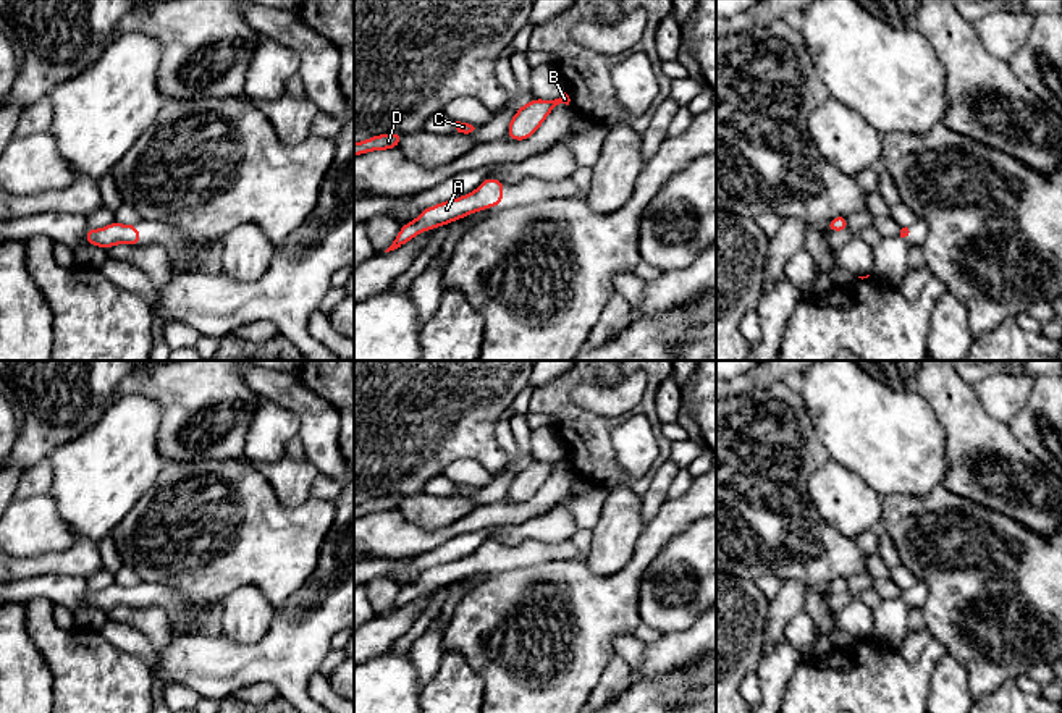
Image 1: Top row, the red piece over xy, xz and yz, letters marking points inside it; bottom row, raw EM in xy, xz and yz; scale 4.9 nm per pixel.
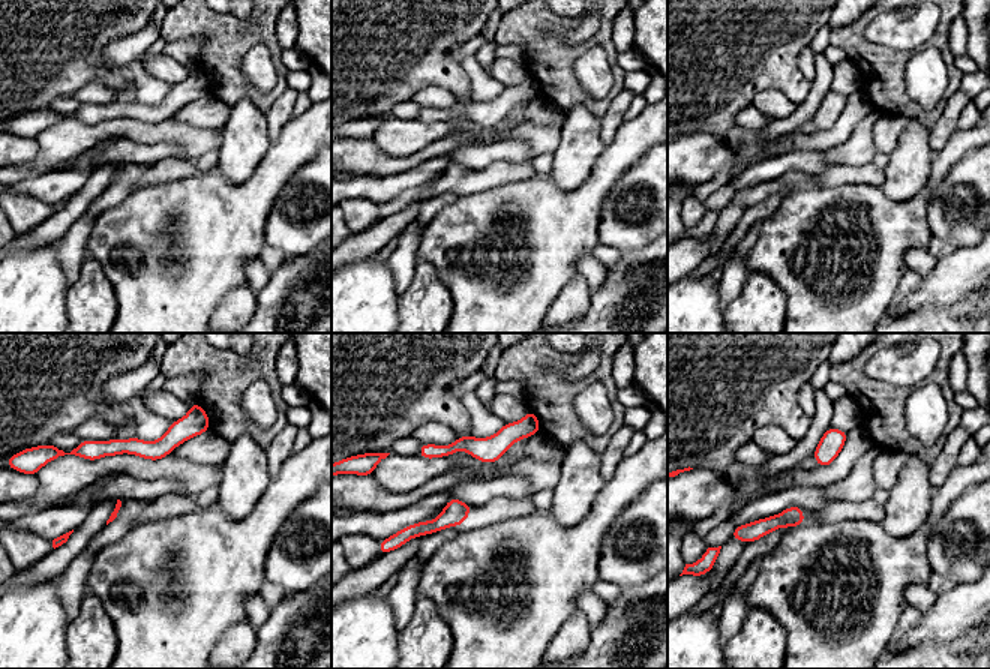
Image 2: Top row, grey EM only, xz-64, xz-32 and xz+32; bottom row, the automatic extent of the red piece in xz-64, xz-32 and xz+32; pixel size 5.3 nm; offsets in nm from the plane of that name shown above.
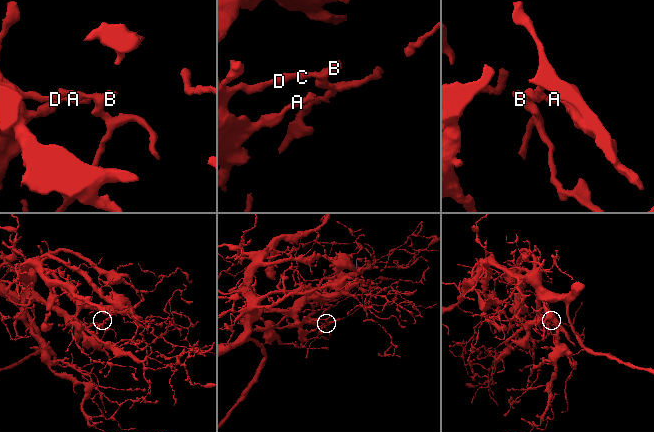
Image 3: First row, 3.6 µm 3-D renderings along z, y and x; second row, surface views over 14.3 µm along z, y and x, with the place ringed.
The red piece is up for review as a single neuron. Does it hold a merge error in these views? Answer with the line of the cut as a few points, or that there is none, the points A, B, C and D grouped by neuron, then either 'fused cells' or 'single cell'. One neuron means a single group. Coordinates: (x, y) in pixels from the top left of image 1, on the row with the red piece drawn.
no cut; A B C D; single cell

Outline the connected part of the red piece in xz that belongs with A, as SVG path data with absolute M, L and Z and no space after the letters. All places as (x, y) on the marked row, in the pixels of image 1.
M487 178L470 194L422 210L414 221L402 225L393 244L385 252L401 247L422 231L435 230L474 212L501 205L504 188L506 183L501 183L496 178Z

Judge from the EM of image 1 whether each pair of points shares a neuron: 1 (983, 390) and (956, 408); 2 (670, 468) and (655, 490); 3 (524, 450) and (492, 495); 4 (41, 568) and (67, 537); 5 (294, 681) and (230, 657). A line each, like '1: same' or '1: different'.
1: different
2: same
3: same
4: different
5: same

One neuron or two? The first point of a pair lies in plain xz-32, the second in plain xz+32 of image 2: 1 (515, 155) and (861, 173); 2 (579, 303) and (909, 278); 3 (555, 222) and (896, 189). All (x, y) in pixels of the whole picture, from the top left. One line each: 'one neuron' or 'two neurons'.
1: two neurons
2: one neuron
3: two neurons

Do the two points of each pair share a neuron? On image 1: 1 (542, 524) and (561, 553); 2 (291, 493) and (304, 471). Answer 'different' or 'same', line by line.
1: different
2: same

